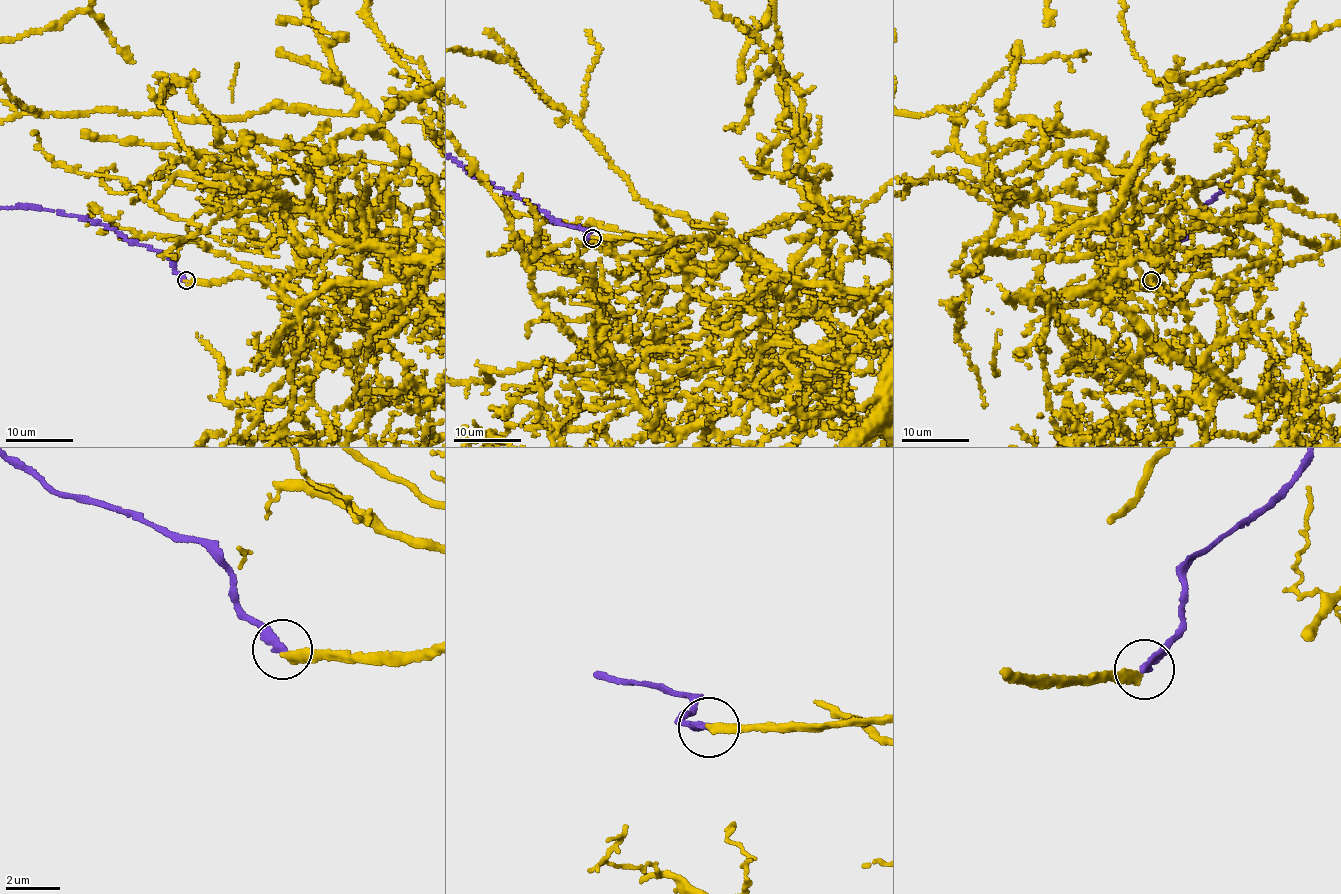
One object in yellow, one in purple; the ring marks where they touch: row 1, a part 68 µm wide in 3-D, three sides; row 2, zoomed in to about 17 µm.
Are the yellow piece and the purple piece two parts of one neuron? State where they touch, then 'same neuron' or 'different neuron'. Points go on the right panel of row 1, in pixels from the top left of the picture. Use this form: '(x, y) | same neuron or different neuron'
(1151, 280) | different neuron

